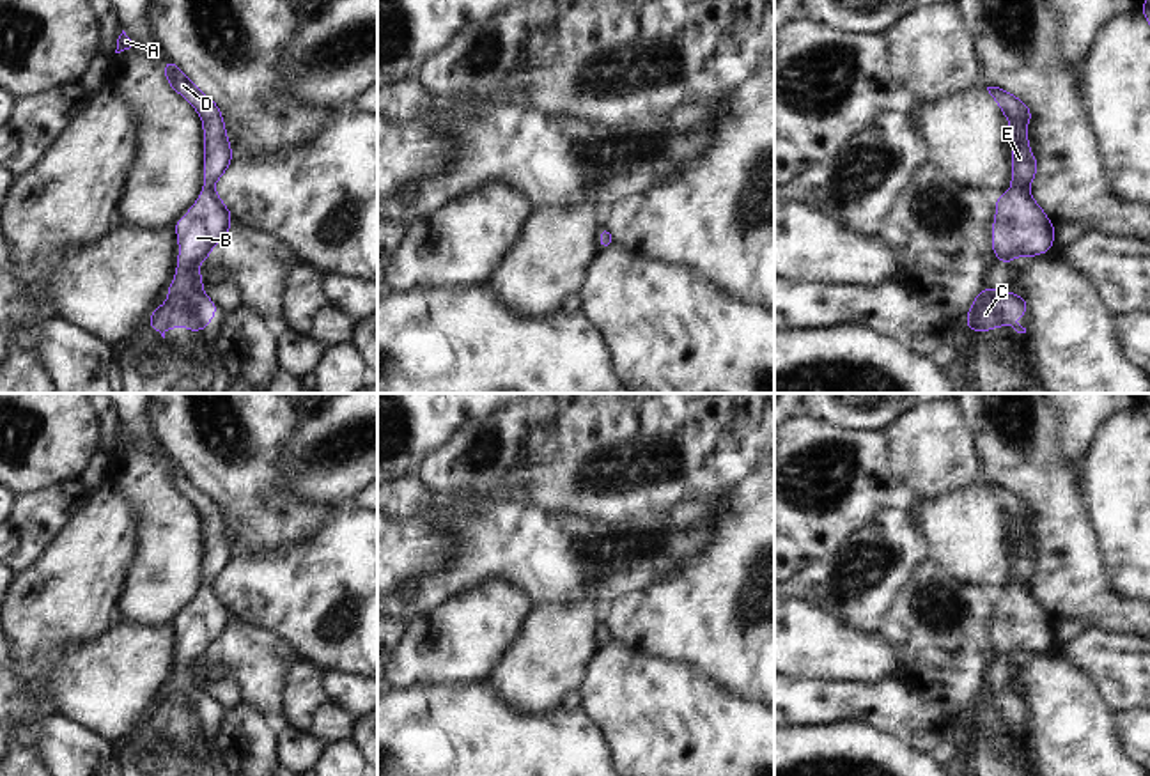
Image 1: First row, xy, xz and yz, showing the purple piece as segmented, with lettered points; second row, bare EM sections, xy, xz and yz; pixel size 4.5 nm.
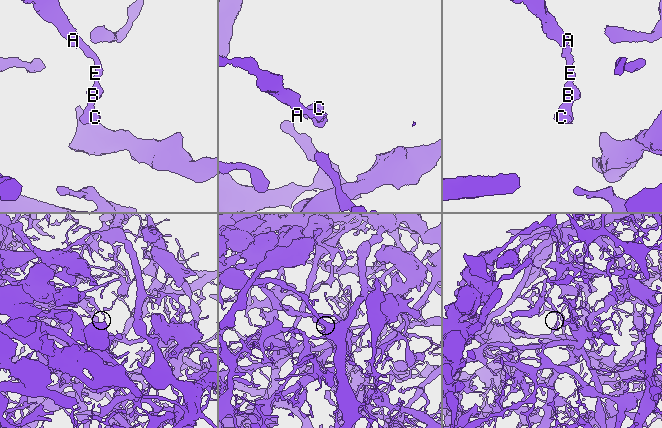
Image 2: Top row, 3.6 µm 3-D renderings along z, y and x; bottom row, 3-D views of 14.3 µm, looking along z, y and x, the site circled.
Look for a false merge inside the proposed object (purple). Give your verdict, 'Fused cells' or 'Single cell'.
Single cell

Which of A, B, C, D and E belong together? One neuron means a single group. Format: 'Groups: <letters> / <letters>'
Groups: A B C D E

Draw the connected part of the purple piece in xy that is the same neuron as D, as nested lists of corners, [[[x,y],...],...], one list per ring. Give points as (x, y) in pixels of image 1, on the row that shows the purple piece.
[[[165,58],[165,78],[174,92],[184,96],[204,122],[204,190],[193,207],[174,225],[179,237],[177,273],[163,307],[152,310],[149,326],[165,338],[168,328],[186,326],[195,333],[211,328],[218,305],[202,291],[197,266],[230,230],[232,213],[214,191],[214,182],[232,163],[225,122],[214,101],[188,80],[174,60]]]

